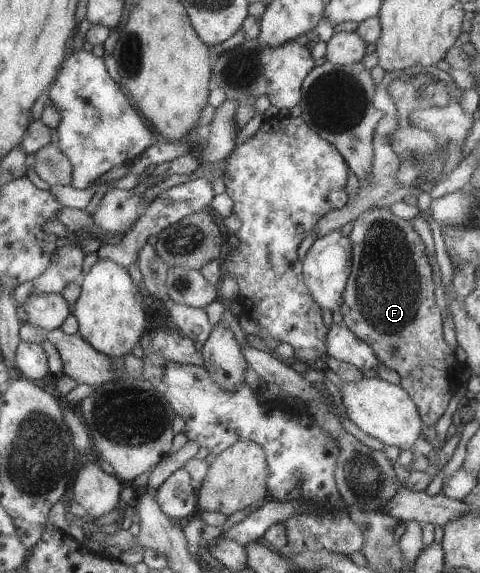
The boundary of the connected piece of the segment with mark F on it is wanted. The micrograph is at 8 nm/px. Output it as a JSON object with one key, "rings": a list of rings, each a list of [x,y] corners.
{"rings":[[[384,207],[363,211],[353,221],[348,239],[351,245],[351,269],[339,312],[351,334],[371,347],[379,362],[395,371],[400,378],[400,387],[409,395],[421,421],[433,426],[443,415],[451,397],[461,385],[463,365],[458,363],[454,351],[442,337],[442,317],[434,300],[434,285],[431,267],[425,247],[409,221],[395,217]]]}

